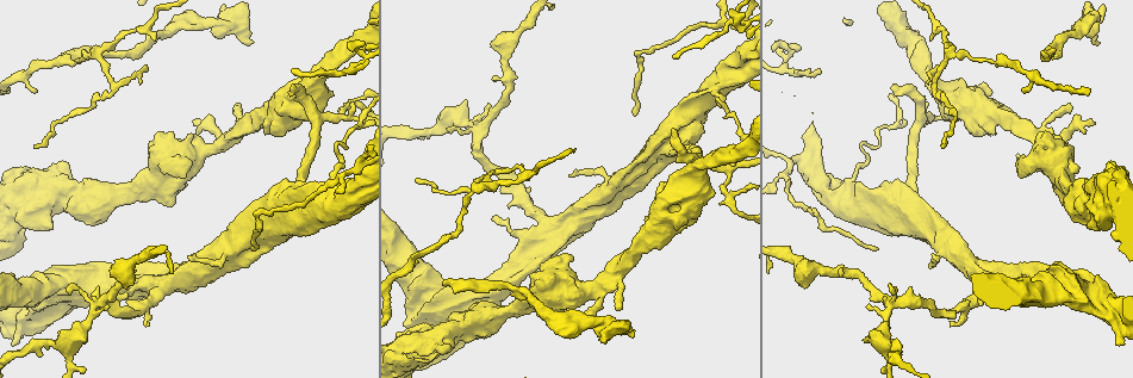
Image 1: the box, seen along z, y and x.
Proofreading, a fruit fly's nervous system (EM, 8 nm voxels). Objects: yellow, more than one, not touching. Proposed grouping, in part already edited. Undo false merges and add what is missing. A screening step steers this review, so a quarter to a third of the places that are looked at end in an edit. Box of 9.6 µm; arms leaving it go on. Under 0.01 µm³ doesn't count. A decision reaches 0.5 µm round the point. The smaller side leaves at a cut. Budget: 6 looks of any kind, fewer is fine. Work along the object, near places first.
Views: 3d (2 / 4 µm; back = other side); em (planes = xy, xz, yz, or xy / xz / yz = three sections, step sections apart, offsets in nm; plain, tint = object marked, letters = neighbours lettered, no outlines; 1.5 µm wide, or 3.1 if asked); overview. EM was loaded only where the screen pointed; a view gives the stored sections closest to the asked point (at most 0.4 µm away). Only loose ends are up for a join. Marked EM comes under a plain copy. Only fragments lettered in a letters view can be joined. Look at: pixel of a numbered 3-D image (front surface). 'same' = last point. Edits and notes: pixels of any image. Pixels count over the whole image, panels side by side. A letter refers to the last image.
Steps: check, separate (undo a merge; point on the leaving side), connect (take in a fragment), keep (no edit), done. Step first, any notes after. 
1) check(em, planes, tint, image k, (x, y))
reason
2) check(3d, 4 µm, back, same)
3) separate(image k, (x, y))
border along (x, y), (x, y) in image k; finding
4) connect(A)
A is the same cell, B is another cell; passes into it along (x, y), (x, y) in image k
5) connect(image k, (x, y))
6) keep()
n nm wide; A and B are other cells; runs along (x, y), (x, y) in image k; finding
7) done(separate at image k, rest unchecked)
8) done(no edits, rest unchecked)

check(3d, 4 µm, image 1, (63, 53))

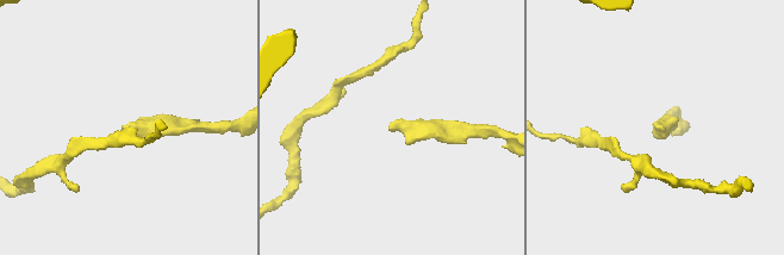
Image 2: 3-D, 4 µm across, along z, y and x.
check(em, planes, letters, image 2, (393, 123))

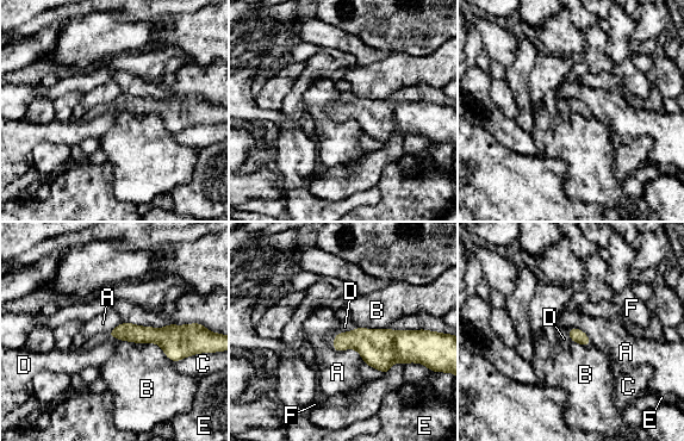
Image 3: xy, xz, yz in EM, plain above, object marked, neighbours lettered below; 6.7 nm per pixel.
connect(D)
D is the same cell, A, B, C, E and F are other cells; passes into it along (374, 346), (340, 333), (344, 327) in image 3; the cell continues

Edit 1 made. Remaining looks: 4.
check(overview)
see it whole again

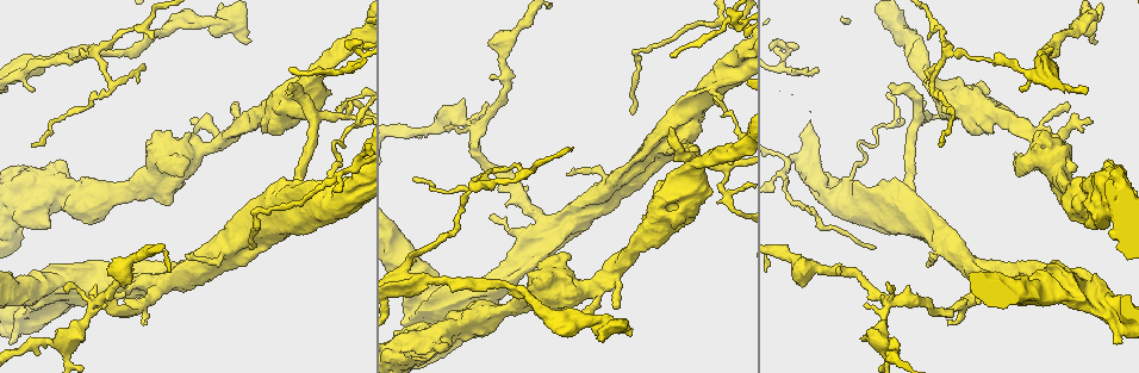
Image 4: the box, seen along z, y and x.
check(3d, 2 µm, image 4, (568, 174))
thin end

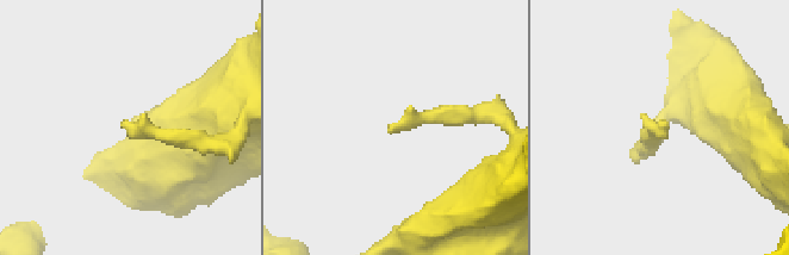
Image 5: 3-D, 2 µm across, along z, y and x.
check(em, planes, letters, image 5, (125, 122))
need the tissue

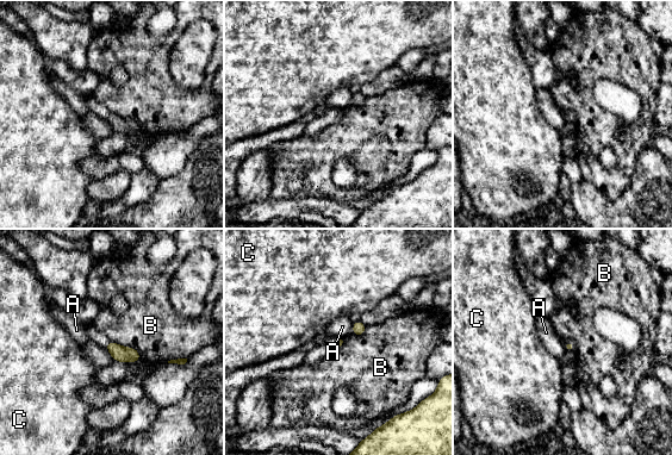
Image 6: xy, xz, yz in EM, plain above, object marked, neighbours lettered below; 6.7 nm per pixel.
keep()
A, B and C are other cells; no lettered fragment goes on from it

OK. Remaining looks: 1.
done(connect at image 3, rest unchecked)

